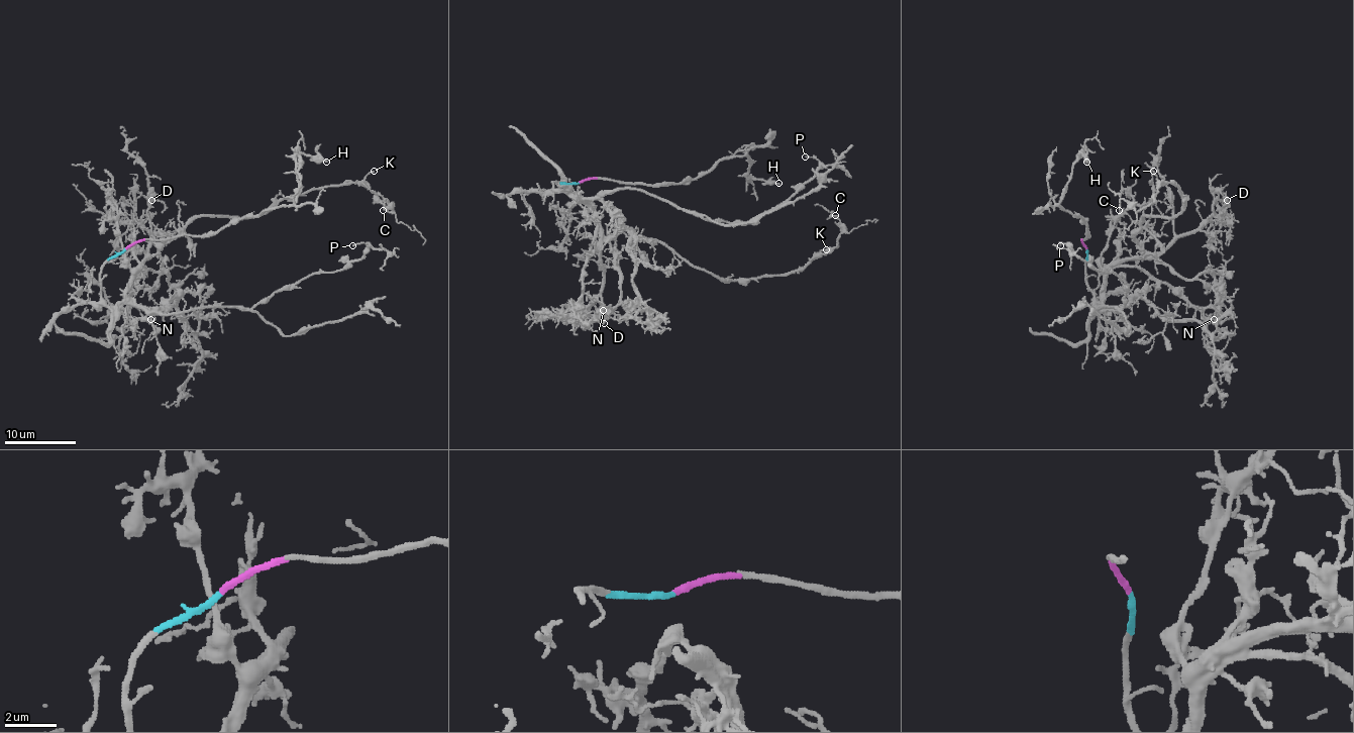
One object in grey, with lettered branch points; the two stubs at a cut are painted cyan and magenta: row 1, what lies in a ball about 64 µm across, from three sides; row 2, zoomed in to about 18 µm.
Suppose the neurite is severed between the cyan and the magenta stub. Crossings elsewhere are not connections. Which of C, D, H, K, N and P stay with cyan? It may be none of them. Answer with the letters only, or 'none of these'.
C, D, K, N, P

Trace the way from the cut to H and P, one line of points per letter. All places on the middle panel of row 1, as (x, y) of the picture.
H: (579, 182), (598, 178), (666, 185), (702, 177), (720, 161), (743, 156), (750, 162), (749, 175), (779, 184)
P: (579, 182), (553, 189), (591, 198), (639, 189), (706, 219), (749, 223), (810, 180), (819, 166), (805, 156)

